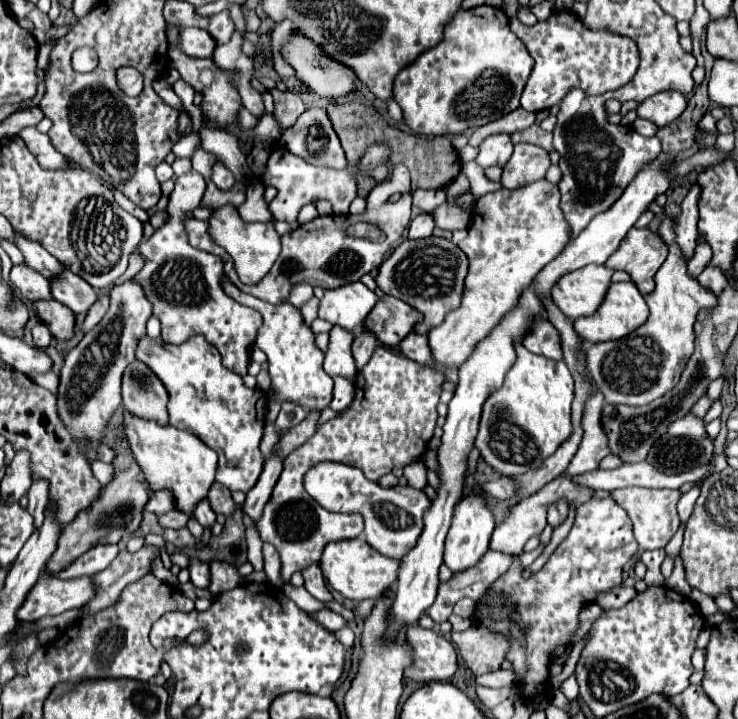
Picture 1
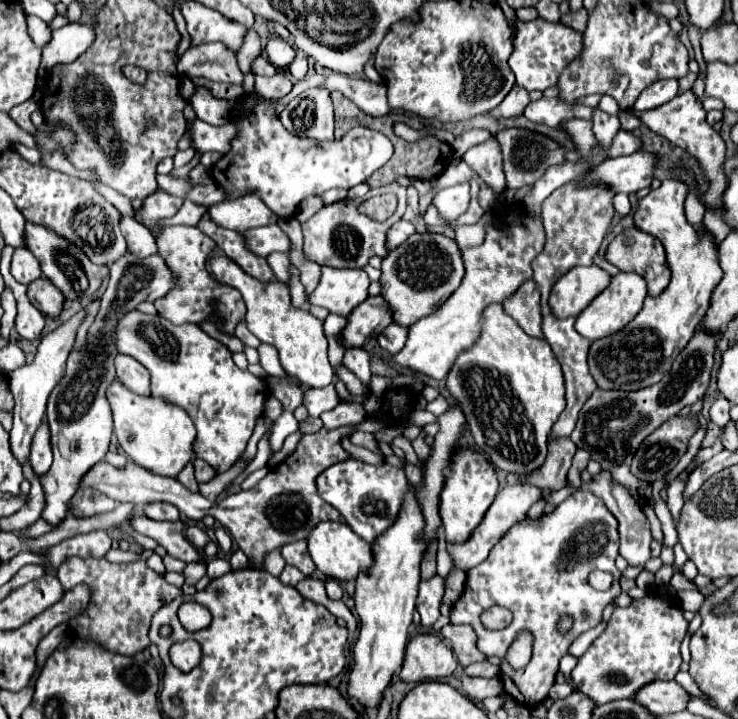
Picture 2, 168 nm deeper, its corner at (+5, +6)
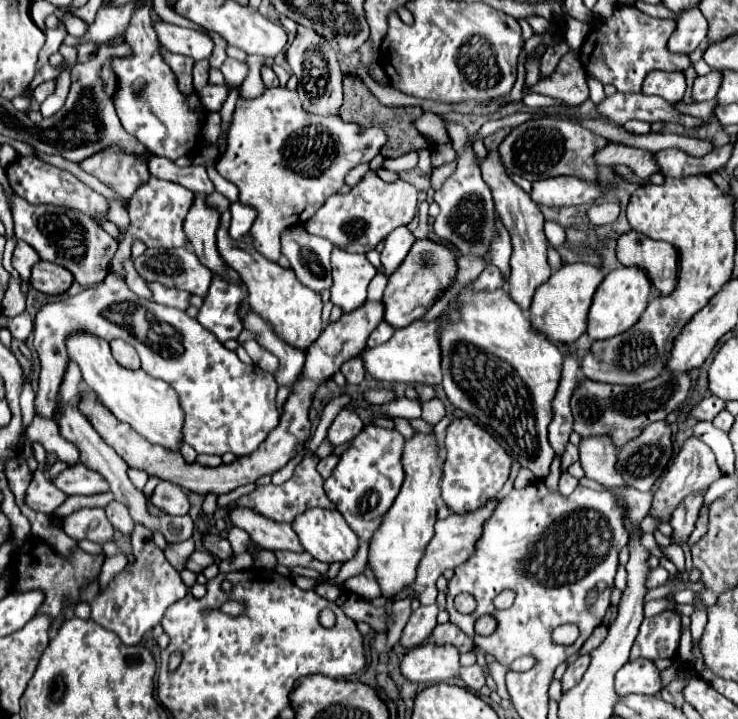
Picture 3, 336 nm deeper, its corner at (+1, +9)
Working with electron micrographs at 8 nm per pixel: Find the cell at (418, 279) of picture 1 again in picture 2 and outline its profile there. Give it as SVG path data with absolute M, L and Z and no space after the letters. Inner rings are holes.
M414 234L408 242L388 252L382 260L382 296L392 308L396 324L408 328L422 316L432 314L460 286L464 278L462 254L456 242L444 234Z

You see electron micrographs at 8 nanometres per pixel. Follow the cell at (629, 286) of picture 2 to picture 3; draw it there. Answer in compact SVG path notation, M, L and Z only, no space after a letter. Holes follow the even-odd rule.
M618 267L614 271L610 271L604 281L600 283L598 291L594 293L594 301L588 313L588 335L590 339L608 339L614 337L616 333L624 333L628 331L638 317L642 315L642 311L648 305L648 297L650 297L652 289L650 289L650 279L648 275L638 269L638 267Z

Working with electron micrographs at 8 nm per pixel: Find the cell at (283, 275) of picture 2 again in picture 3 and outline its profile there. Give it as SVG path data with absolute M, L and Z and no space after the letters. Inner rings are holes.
M278 87L266 89L260 97L254 99L238 97L234 121L228 131L228 145L224 155L216 161L216 171L238 187L240 203L250 205L258 211L258 219L250 229L252 245L266 259L278 261L282 257L280 233L286 227L306 223L316 213L316 209L320 209L320 205L324 205L324 201L344 185L346 173L360 163L370 163L386 143L388 135L378 127L362 129L360 125L340 121L340 117L316 117L304 113L304 109L300 109L296 91Z

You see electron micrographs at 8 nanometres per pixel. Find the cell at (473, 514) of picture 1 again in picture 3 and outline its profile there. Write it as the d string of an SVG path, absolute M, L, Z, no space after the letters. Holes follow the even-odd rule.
M468 417L450 423L444 447L446 447L446 461L440 479L442 501L454 515L466 515L484 507L508 479L512 457L494 441L490 433L486 433L480 425L476 425Z

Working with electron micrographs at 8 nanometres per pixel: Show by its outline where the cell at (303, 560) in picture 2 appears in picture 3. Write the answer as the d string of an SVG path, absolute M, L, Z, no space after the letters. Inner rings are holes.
M240 509L240 513L230 513L232 525L244 529L254 543L272 551L296 551L304 553L304 547L292 529L292 525L276 525L258 513L250 513L250 509Z

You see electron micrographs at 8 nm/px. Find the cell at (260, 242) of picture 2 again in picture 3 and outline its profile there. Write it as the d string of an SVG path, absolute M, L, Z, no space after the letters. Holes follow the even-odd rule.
M304 227L284 229L282 253L288 257L296 277L312 291L328 289L330 277L330 251L332 243L324 237L310 235Z

